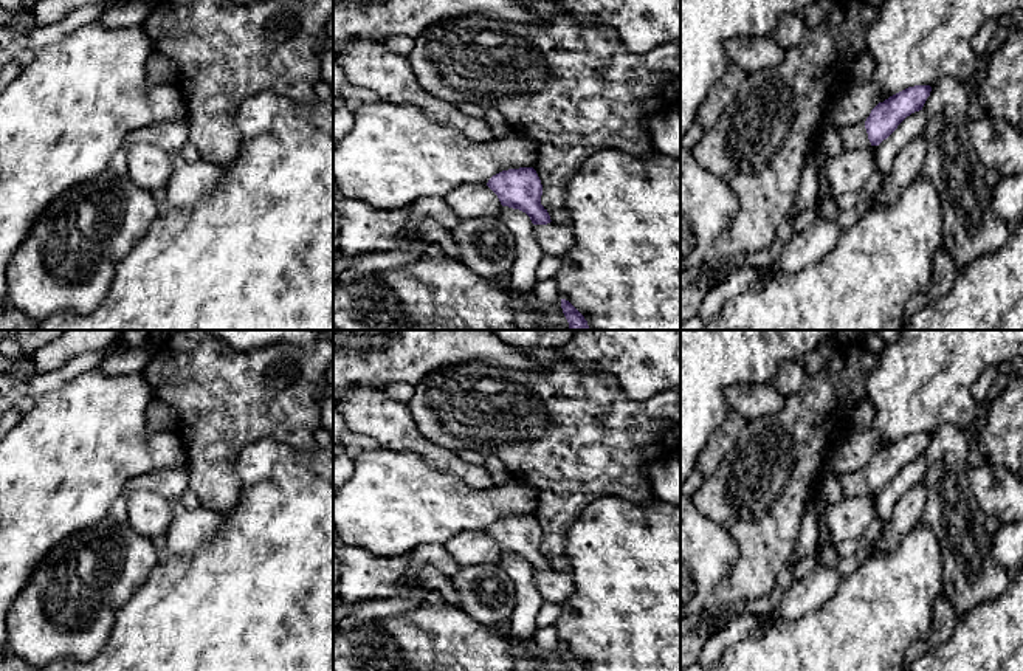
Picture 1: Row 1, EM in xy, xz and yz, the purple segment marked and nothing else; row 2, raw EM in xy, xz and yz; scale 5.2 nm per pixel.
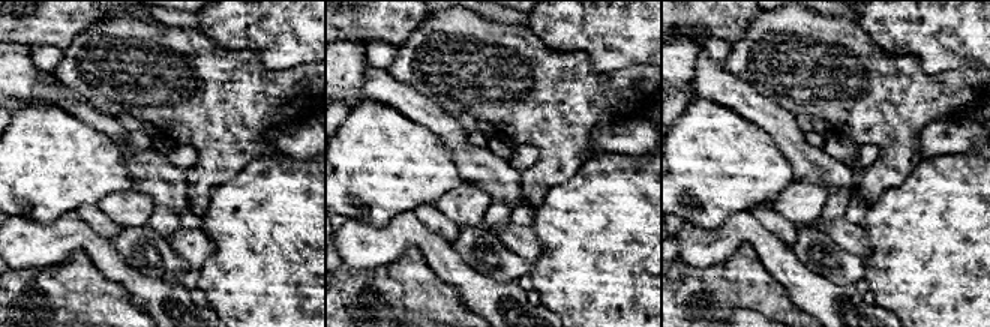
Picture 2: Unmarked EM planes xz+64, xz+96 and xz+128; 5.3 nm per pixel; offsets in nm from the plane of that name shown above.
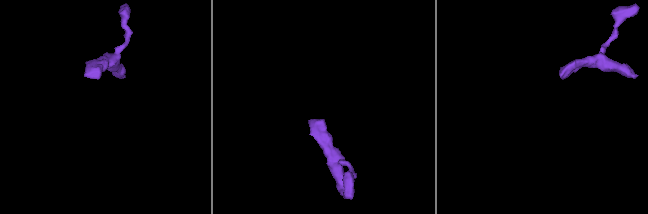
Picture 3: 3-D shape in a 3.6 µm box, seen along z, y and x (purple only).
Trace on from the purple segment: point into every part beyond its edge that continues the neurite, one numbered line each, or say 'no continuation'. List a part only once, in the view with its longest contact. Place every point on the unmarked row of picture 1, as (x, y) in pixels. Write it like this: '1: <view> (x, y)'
1: yz (854, 484)

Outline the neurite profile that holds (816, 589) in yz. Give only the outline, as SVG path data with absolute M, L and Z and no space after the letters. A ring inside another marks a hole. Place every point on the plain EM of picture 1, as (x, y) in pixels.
M818 563L811 573L787 587L780 604L770 612L773 620L760 625L753 631L769 631L784 621L798 620L820 609L835 594L840 581L837 567L826 567Z

